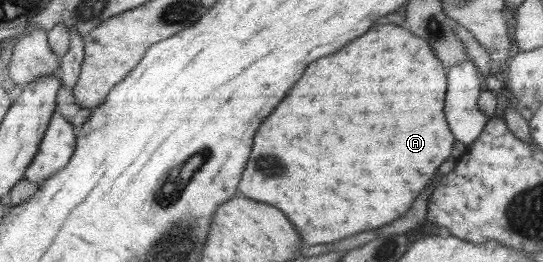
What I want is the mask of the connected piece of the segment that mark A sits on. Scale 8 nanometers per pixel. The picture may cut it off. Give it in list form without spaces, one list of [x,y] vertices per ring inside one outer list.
[[[394,23],[372,25],[364,33],[364,36],[360,36],[358,40],[352,40],[350,44],[346,44],[336,54],[314,60],[306,68],[306,72],[298,80],[298,84],[294,84],[294,88],[286,94],[286,98],[262,122],[262,126],[256,132],[252,156],[248,160],[248,166],[244,170],[244,176],[242,176],[238,190],[248,198],[256,198],[258,202],[266,202],[266,204],[272,204],[278,210],[282,210],[288,216],[288,220],[296,226],[295,231],[302,237],[303,244],[308,246],[336,242],[352,236],[352,234],[376,230],[380,226],[394,222],[396,218],[400,218],[408,212],[414,198],[426,188],[426,184],[430,180],[433,180],[433,177],[438,173],[436,168],[451,157],[450,152],[454,146],[454,136],[452,136],[452,132],[446,124],[446,118],[444,118],[446,82],[447,71],[444,72],[442,62],[434,56],[432,48],[428,46],[426,40],[414,36],[405,25],[398,26]]]

